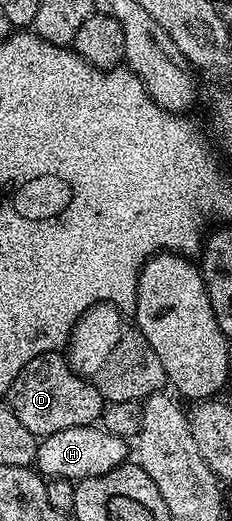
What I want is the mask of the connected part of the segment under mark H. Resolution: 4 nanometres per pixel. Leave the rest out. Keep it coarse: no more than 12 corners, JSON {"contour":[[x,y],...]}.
{"contour":[[102,426],[43,437],[35,471],[79,482],[110,474],[130,444]]}

